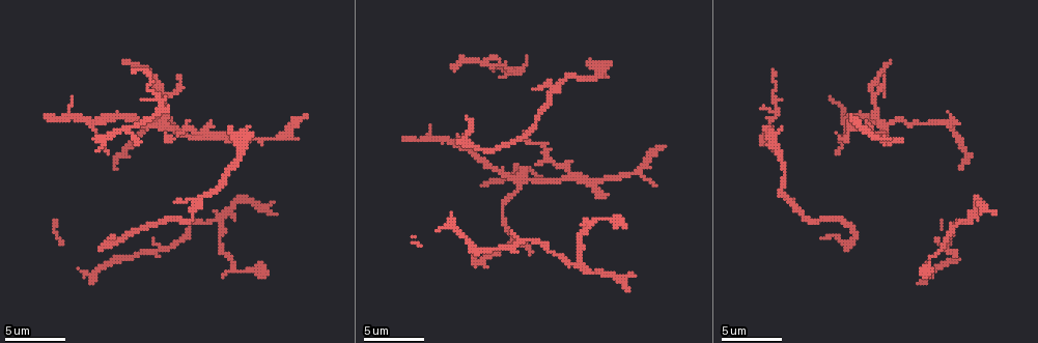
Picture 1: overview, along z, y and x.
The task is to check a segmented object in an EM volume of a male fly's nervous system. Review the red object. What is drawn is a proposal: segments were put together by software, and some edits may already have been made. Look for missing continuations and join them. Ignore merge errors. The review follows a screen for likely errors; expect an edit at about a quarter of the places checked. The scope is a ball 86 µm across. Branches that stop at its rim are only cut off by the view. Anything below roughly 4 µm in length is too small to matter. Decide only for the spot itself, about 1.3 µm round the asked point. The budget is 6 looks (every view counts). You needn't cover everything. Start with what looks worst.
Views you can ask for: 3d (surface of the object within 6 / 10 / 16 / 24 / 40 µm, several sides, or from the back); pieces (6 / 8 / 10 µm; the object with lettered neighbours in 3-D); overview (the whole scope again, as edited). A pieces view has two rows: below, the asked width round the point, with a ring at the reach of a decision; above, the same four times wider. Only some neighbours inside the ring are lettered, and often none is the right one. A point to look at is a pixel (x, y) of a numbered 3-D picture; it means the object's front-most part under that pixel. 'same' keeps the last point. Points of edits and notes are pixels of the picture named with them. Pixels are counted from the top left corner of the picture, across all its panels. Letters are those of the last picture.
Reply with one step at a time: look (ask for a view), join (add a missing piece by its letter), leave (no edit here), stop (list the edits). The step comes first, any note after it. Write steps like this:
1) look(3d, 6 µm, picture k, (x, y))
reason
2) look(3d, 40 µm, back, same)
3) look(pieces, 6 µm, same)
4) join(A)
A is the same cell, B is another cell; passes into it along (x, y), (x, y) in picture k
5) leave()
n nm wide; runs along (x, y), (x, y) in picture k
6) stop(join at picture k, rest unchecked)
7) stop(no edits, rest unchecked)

look(pieces, 8 µm, picture 1, (482, 185))
an open end

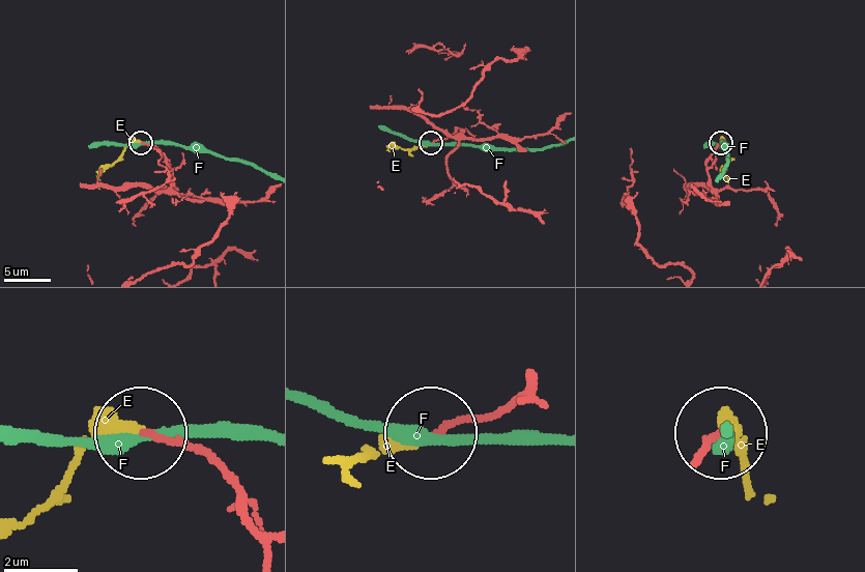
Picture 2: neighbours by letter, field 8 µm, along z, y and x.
join(E)
E is the same cell, F is another cell; it goes on there

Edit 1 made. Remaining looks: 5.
look(pieces, 10 µm, picture 1, (304, 115))
free end

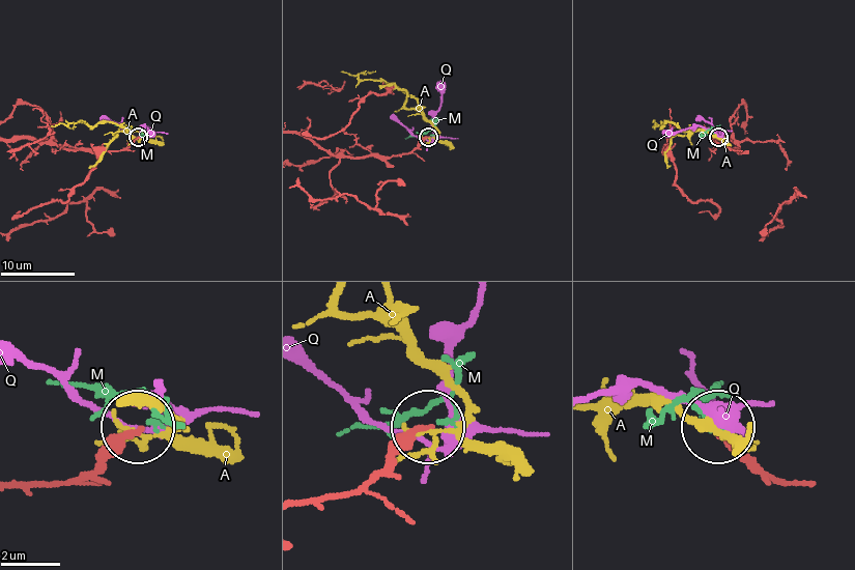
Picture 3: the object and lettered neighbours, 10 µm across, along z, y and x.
leave()
A, M and Q are other cells; runs along (302, 507), (353, 494), (425, 427) in picture 3; none of them fits

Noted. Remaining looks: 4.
look(3d, 6 µm, picture 1, (605, 194))
an open end

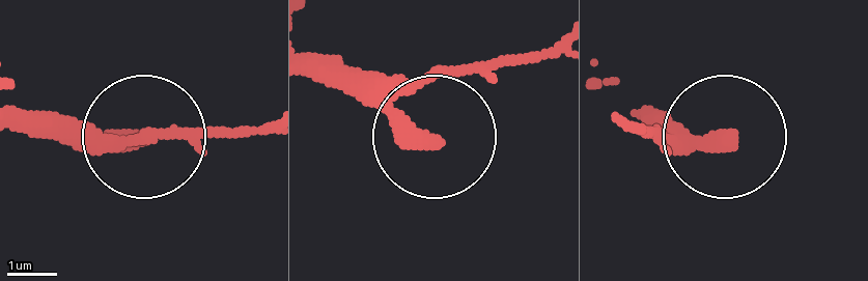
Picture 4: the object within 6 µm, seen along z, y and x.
look(pieces, 10 µm, picture 4, (435, 141))

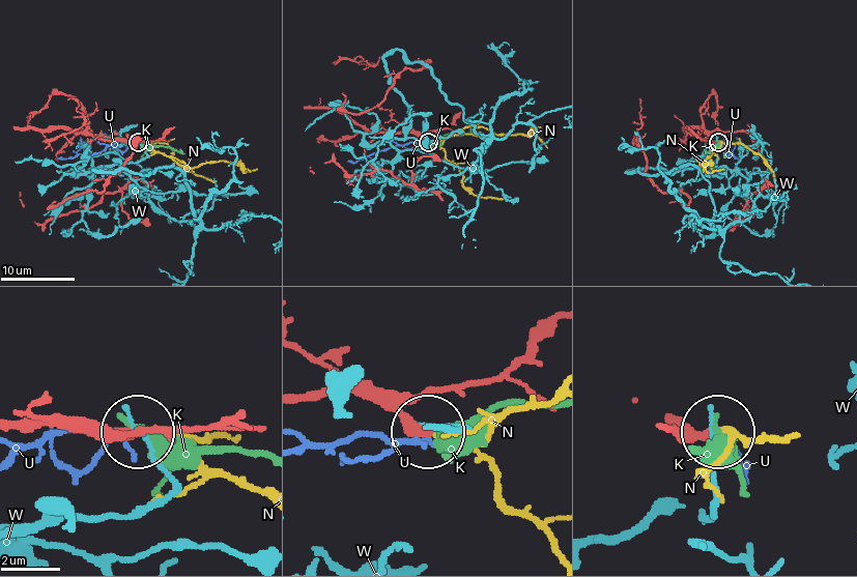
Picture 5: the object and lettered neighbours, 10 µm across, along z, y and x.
join(N)
N is the same cell, K, U and W are other cells; the neuron continues

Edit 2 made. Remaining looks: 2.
stop(join at picture 2, join at picture 5, rest unchecked)

